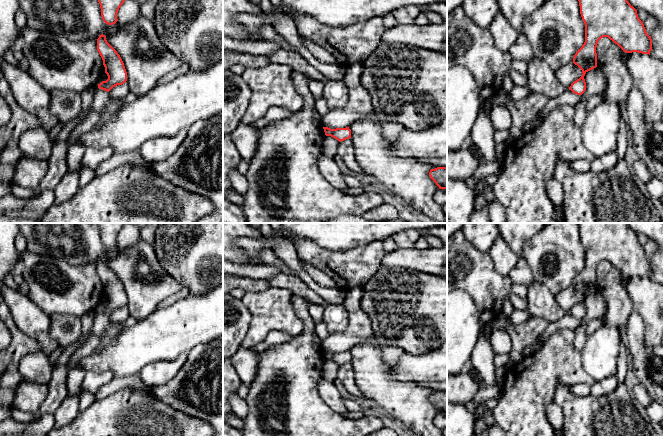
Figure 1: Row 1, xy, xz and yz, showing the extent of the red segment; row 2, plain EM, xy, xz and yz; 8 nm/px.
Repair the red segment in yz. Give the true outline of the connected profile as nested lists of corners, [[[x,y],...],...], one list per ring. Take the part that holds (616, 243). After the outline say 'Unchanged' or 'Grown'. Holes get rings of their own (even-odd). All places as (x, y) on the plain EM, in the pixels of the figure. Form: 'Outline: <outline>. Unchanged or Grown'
Outline: [[[578,223],[580,238],[585,248],[585,266],[573,281],[573,287],[582,294],[582,300],[574,305],[569,313],[582,319],[586,314],[585,298],[597,291],[596,271],[598,265],[608,261],[624,276],[649,278],[652,274],[652,263],[646,256],[643,246],[639,243],[637,234],[627,223]]]. Unchanged

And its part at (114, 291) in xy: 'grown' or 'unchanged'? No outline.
unchanged

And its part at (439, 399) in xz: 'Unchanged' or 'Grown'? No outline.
Unchanged

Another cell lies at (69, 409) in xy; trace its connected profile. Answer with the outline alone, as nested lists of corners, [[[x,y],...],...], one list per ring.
[[[68,395],[55,412],[55,429],[69,425],[79,413],[79,395]]]

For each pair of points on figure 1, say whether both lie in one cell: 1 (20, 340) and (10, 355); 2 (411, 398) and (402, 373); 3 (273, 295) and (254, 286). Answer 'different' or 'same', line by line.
1: same
2: different
3: different

